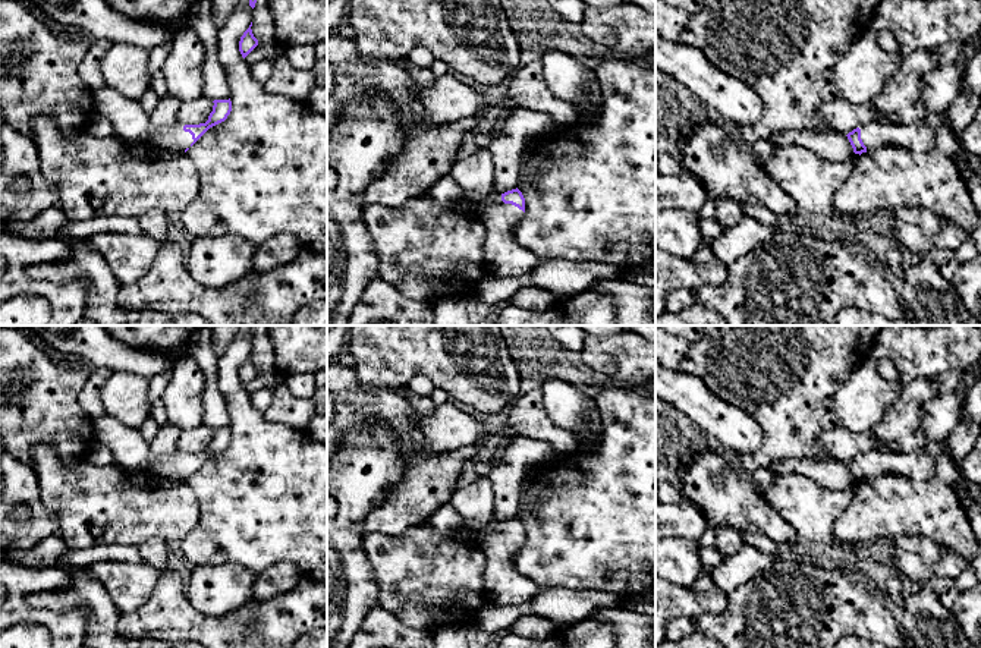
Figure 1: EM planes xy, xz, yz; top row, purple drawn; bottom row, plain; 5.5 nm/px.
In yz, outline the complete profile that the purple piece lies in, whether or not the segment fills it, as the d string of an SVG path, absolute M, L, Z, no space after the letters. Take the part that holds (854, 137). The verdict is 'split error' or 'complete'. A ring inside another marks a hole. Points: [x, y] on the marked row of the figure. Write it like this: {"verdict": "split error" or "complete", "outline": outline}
{"verdict": "split error", "outline": "M915 120L906 125L868 122L846 136L853 152L859 155L881 147L902 147L911 152L928 152L936 147L934 129L928 120Z"}

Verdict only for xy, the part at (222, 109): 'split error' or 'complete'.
split error

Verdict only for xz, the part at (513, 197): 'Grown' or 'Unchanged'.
Grown

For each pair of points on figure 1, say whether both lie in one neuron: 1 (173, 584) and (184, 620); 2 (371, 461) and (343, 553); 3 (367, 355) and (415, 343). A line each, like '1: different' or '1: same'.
1: same
2: same
3: same

